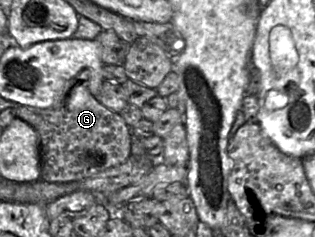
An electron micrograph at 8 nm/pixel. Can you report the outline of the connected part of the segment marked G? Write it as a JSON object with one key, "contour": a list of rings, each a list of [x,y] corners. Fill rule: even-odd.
{"contour":[[[74,85],[58,108],[18,105],[16,116],[37,132],[41,180],[67,183],[88,178],[124,163],[131,155],[132,133],[118,113],[99,102],[84,85]]]}

